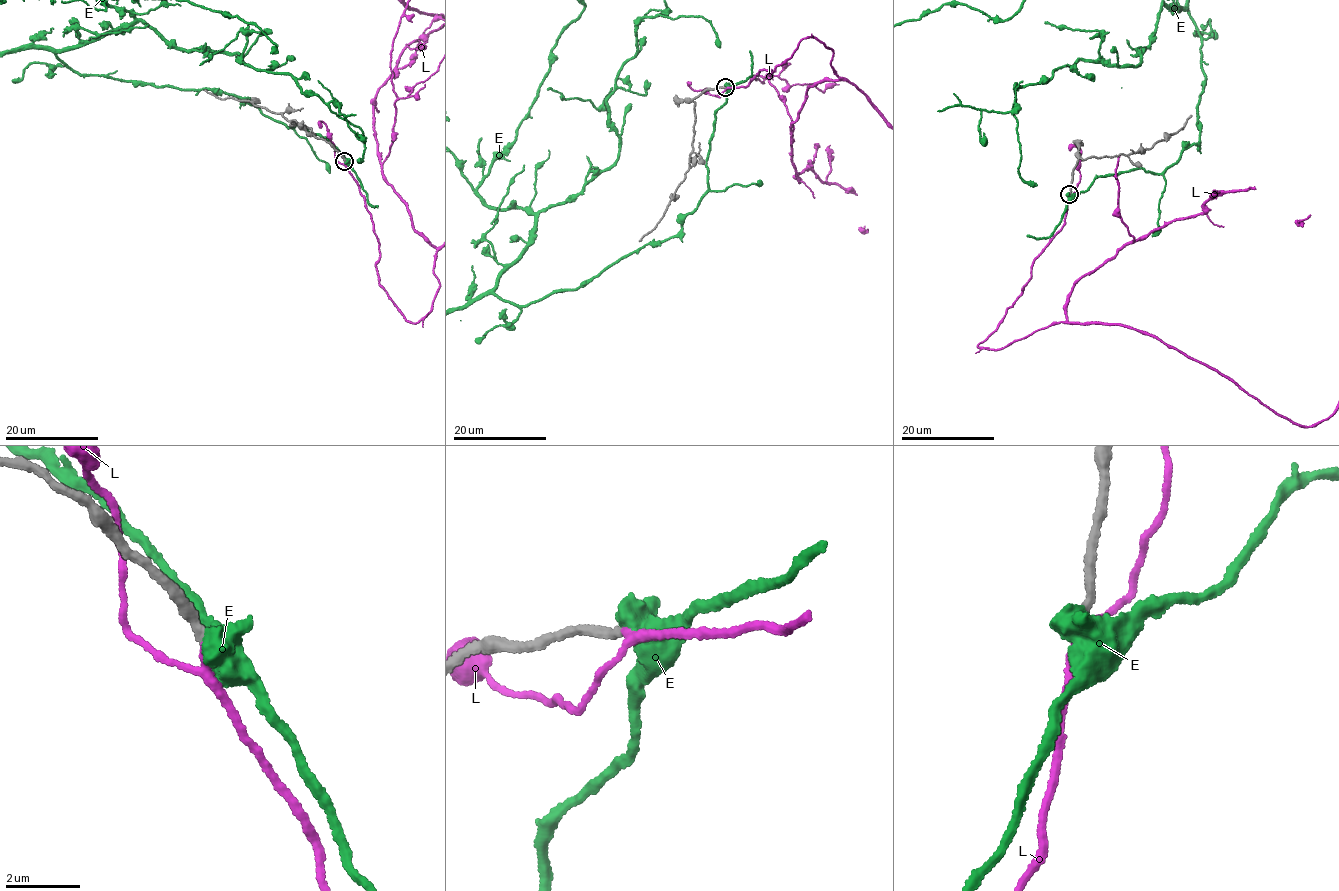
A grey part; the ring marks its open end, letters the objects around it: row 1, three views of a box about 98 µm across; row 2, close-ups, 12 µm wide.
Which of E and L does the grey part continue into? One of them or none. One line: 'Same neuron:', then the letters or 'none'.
Same neuron: L

